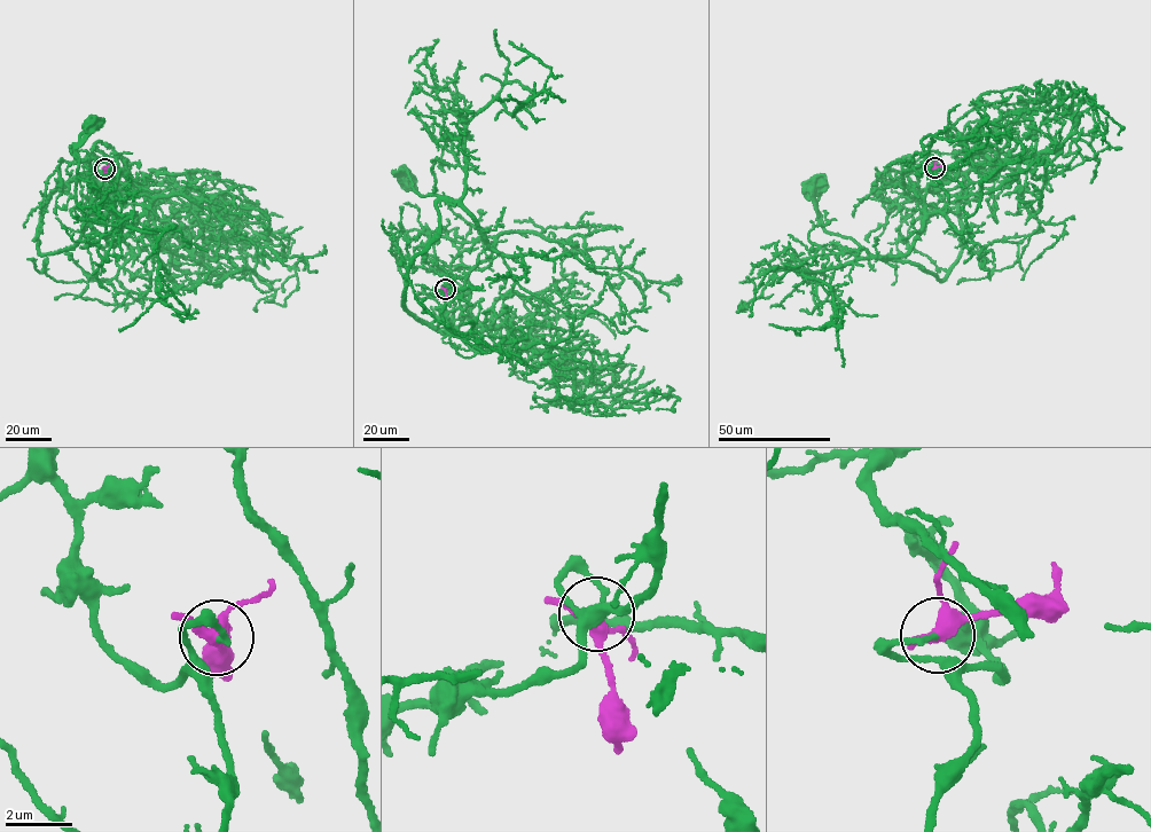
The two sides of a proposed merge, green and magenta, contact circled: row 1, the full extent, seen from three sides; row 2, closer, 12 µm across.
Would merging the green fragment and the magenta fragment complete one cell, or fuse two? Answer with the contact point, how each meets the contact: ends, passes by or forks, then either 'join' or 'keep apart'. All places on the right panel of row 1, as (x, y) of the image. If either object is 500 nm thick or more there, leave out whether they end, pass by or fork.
at (934, 167); green ends there; magenta forks there; keep apart

